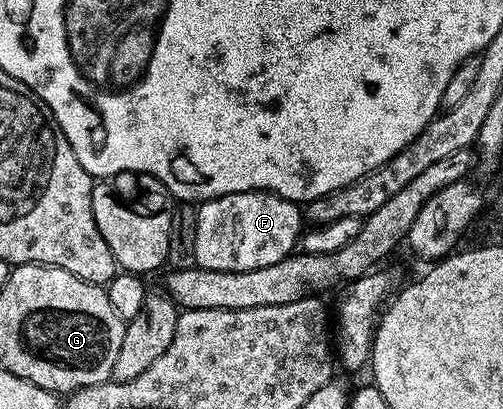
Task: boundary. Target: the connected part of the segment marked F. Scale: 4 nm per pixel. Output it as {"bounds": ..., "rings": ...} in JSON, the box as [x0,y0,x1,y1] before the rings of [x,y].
{"bounds":[196,192,302,272],"rings":[[[235,192],[205,200],[196,209],[196,264],[223,272],[258,270],[293,255],[302,236],[302,208],[277,192]]]}

